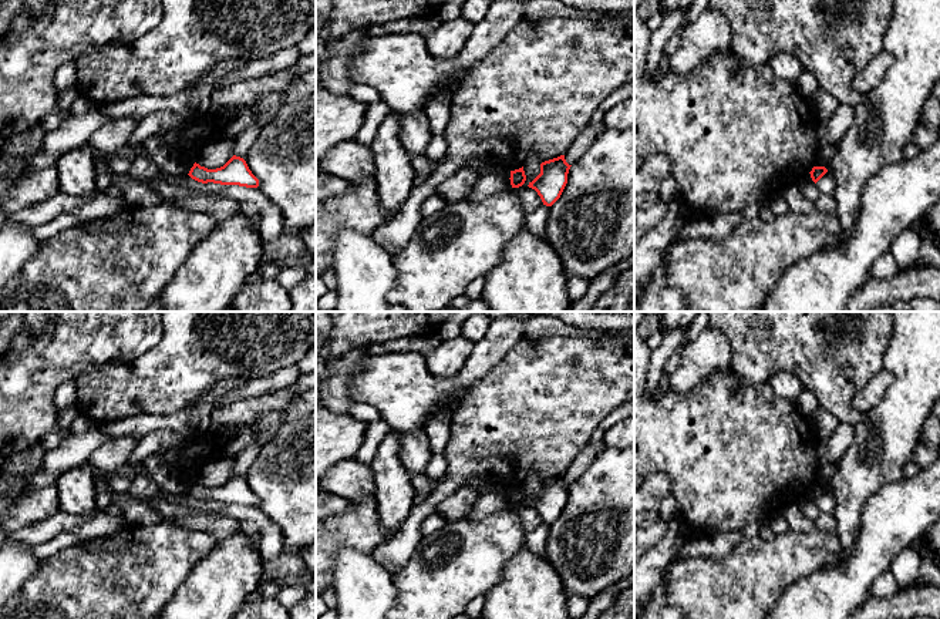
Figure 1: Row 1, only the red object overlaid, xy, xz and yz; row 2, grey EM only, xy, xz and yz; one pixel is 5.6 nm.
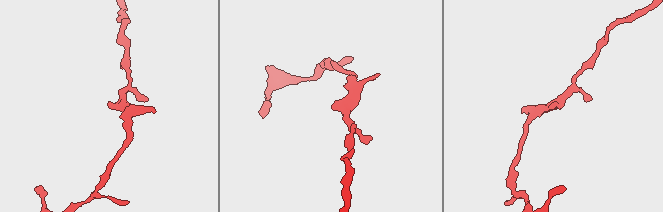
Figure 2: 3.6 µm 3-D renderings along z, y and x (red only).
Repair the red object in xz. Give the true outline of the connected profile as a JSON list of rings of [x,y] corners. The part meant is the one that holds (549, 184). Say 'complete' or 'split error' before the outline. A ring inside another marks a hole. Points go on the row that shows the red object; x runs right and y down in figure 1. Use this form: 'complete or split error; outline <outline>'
complete; outline [[[565,155],[545,161],[540,164],[540,174],[528,186],[538,192],[543,205],[552,206],[567,184],[570,166]]]

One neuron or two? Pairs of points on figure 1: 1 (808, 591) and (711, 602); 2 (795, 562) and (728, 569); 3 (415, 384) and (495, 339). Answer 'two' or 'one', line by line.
1: two
2: one
3: one

